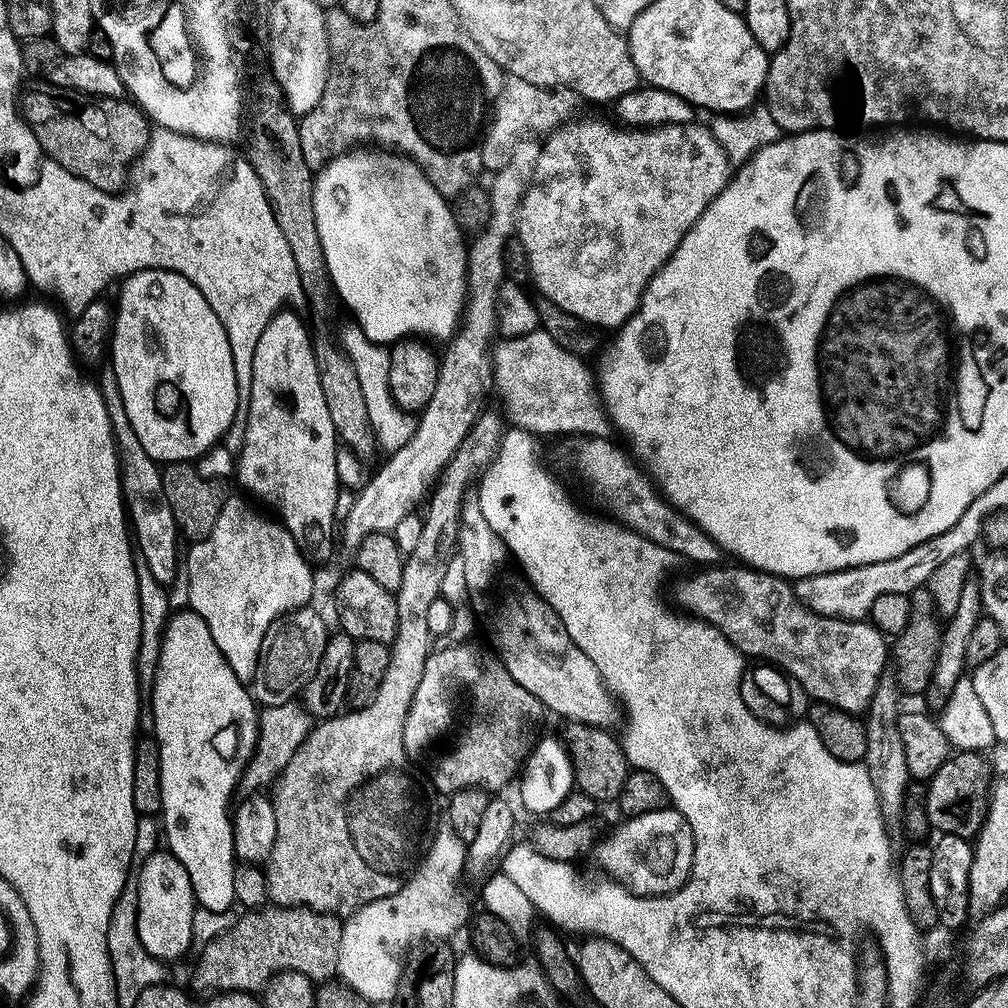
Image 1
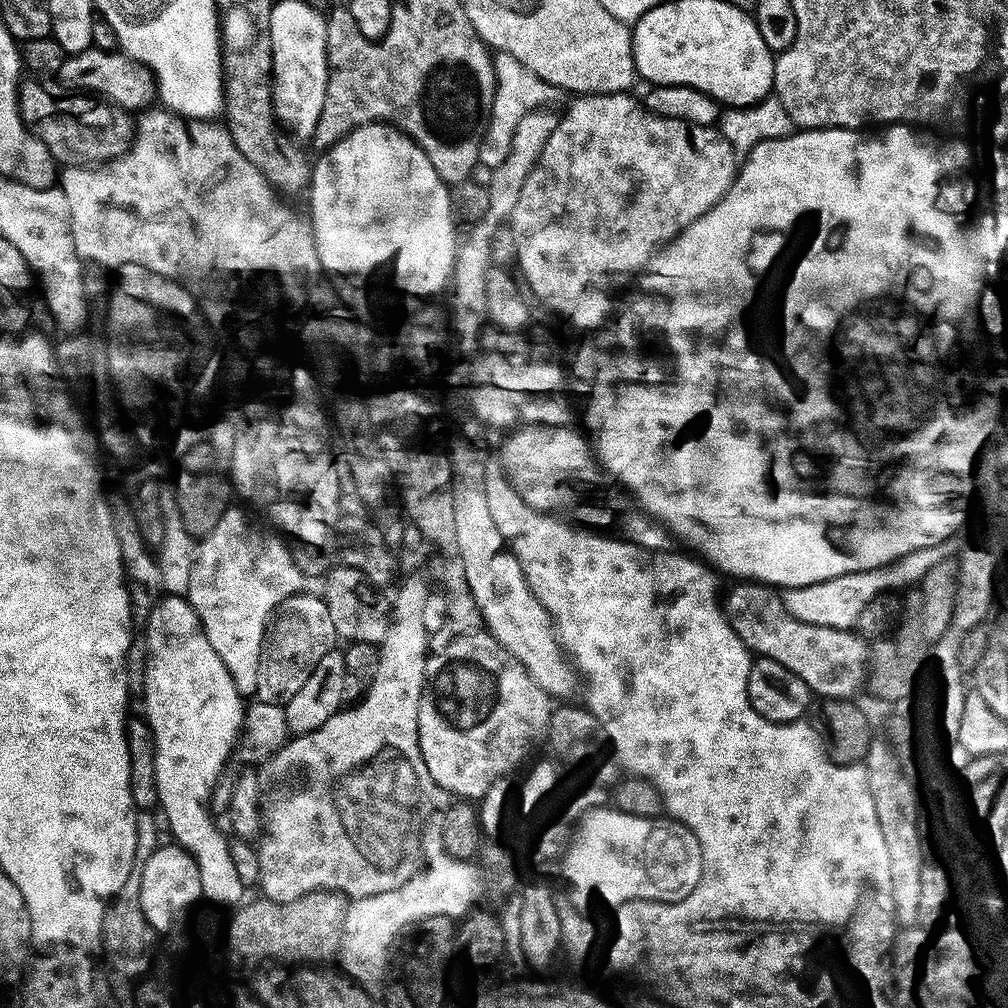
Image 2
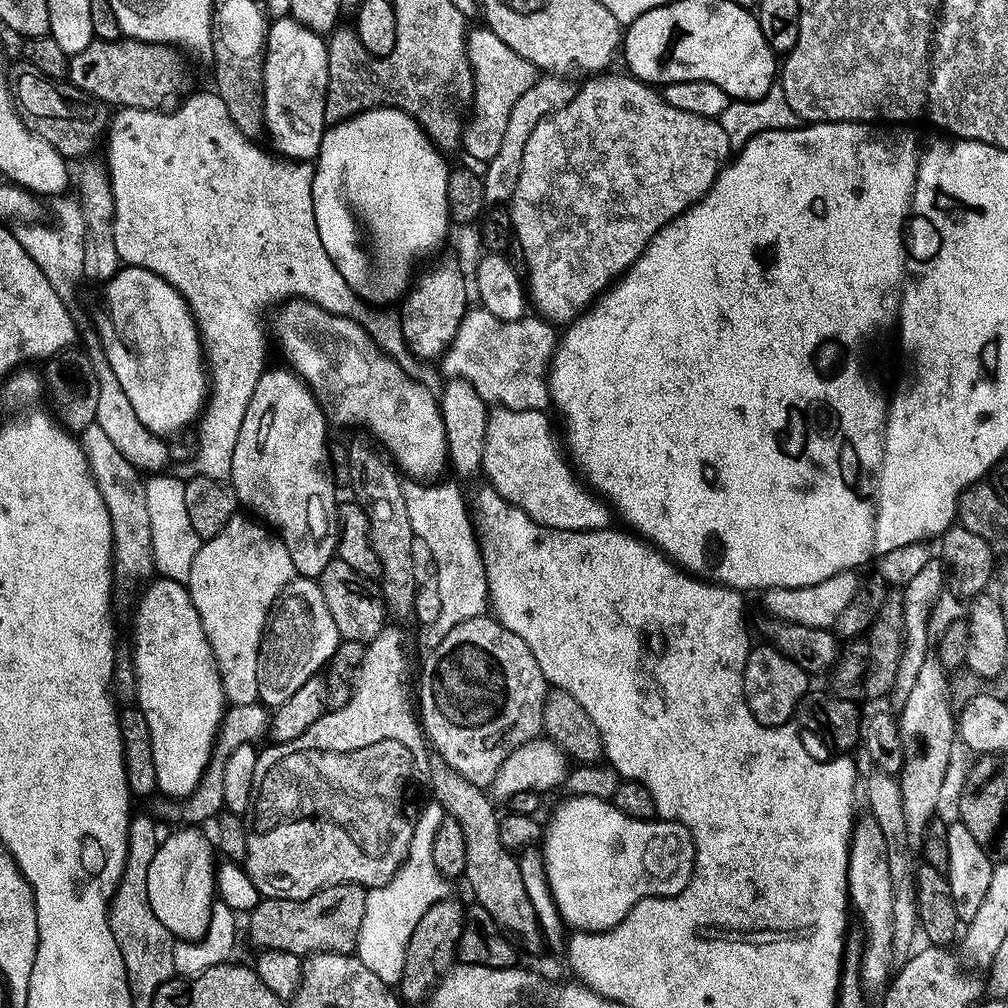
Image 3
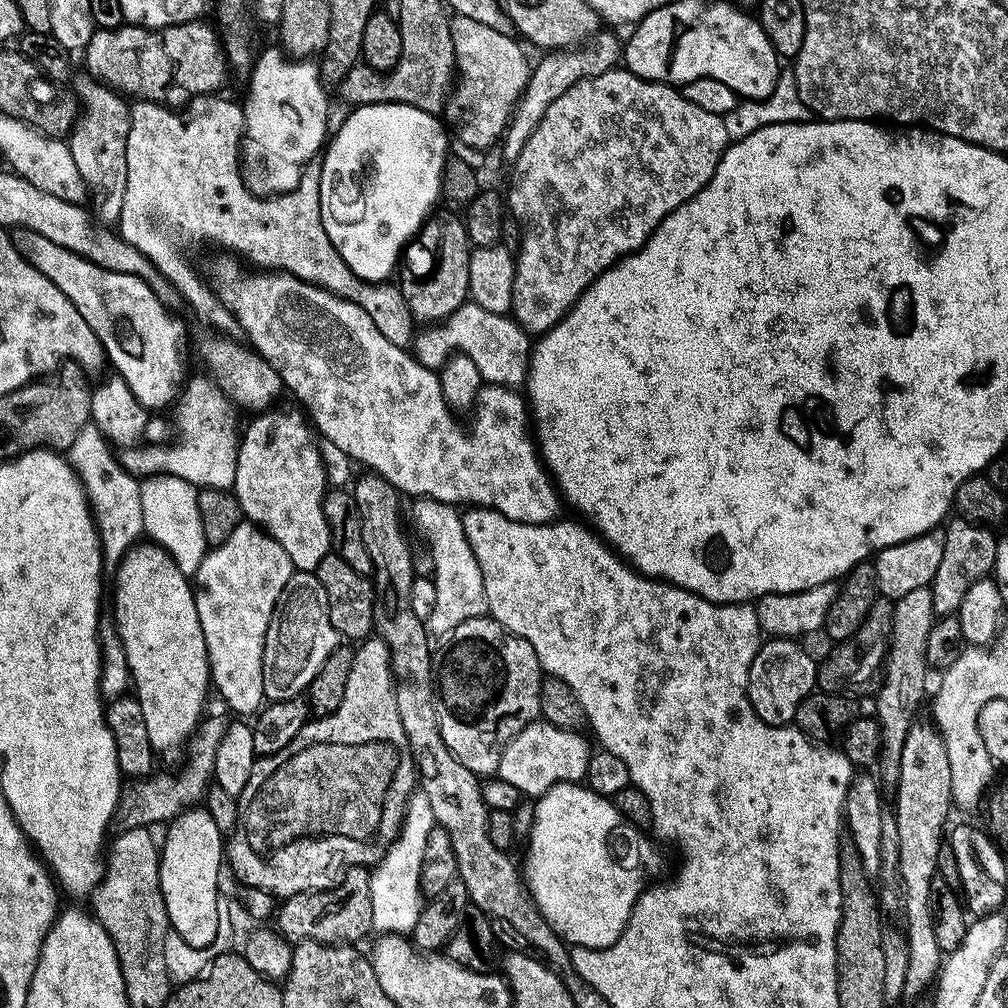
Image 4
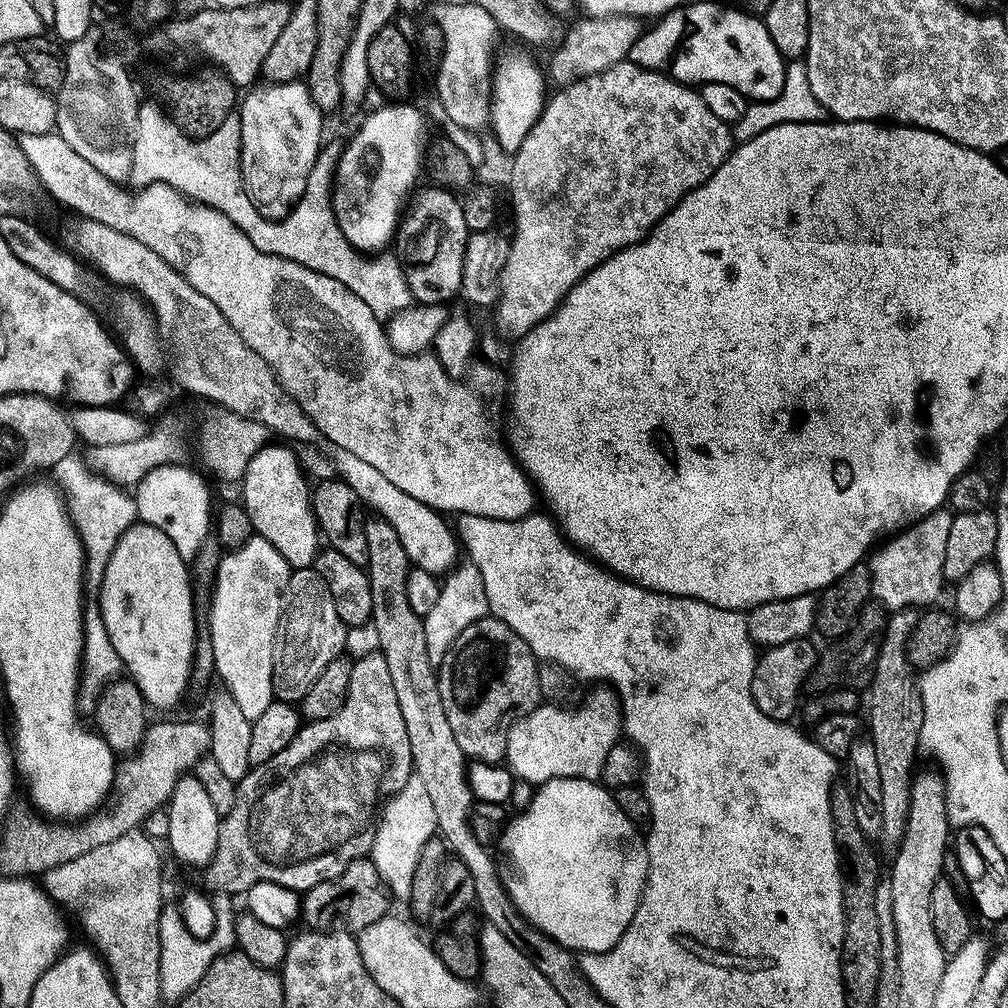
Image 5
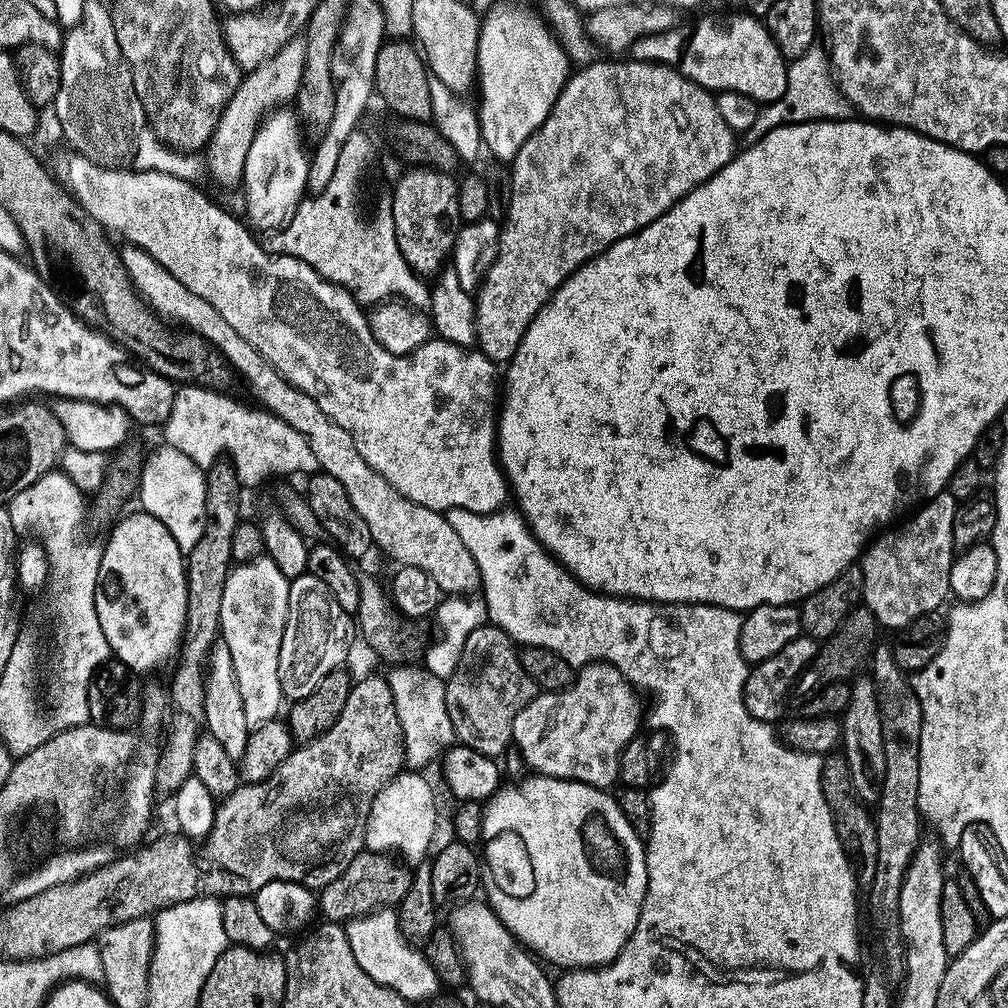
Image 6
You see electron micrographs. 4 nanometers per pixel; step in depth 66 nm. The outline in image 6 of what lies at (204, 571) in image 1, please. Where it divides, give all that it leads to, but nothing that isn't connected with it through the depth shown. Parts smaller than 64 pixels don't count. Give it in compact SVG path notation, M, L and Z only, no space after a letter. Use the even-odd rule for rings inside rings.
M261 554L253 560L237 563L229 571L222 590L219 639L230 650L230 658L234 662L234 678L238 678L238 690L242 693L242 710L246 714L246 726L249 730L281 715L280 704L282 705L284 695L278 682L278 662L282 650L284 623L288 617L289 583L290 580L283 576L275 562L267 554Z

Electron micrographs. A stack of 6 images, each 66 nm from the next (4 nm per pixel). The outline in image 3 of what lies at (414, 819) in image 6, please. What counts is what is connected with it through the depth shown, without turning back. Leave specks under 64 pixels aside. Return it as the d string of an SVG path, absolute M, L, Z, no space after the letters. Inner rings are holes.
M429 802L421 812L419 809L412 826L410 850L400 869L382 887L367 889L366 914L362 914L362 926L358 930L354 954L389 986L400 983L406 946L410 942L410 934L414 934L414 926L418 926L418 918L422 918L422 914L426 914L434 902L449 895L449 881L441 877L432 857L434 833L445 819L444 807L435 802Z

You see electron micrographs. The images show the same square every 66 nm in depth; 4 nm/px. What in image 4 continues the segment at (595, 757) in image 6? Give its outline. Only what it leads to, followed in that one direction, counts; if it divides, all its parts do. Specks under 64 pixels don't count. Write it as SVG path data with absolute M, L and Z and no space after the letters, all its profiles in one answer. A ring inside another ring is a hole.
M543 718L533 720L506 746L500 763L499 779L516 786L525 797L531 798L543 796L556 784L583 781L593 749L588 748L580 735L579 731L559 728Z

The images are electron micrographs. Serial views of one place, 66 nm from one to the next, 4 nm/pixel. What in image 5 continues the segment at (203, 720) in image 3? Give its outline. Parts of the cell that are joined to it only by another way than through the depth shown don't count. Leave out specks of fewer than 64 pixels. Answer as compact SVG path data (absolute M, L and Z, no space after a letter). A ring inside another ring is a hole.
M137 522L118 538L118 546L114 546L114 554L110 554L104 573L98 578L99 584L102 622L106 622L106 634L110 634L110 642L114 642L114 650L118 650L123 671L136 683L138 690L142 690L149 709L174 707L190 688L198 631L196 612L192 609L194 584L185 558L158 527Z

